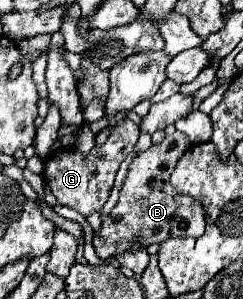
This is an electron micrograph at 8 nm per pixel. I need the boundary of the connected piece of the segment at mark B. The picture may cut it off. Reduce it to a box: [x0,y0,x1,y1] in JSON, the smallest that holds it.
[93,131,205,261]

